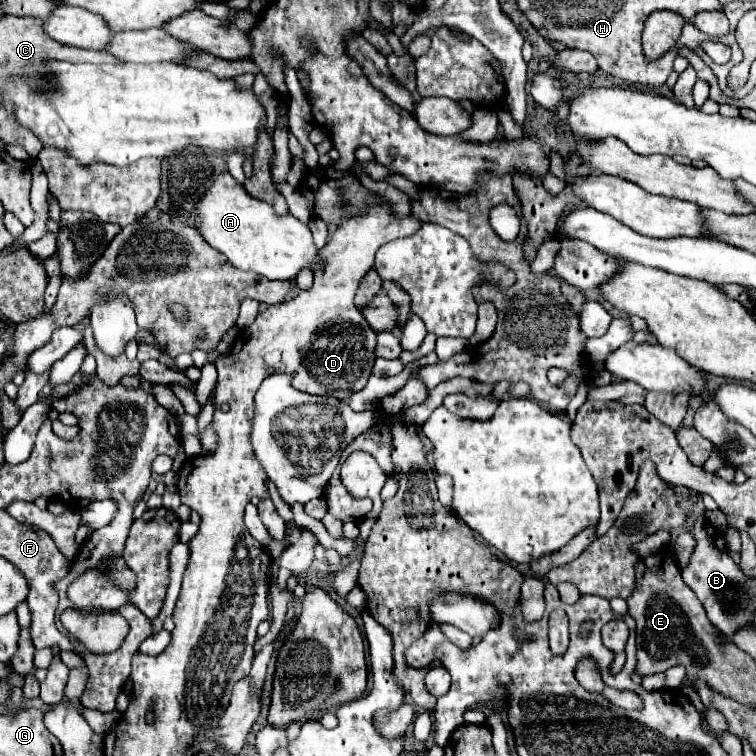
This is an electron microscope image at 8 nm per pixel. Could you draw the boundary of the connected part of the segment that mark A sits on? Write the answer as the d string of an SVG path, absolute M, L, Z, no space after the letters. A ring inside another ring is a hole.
M229 172L219 174L215 178L215 184L207 188L205 198L197 204L195 216L197 216L195 222L199 224L199 234L205 238L205 242L209 246L213 246L215 250L223 252L227 256L227 260L239 270L253 270L269 280L295 280L299 276L299 272L305 268L311 272L325 268L325 262L313 244L311 230L295 216L291 216L291 214L279 216L271 204L249 196L243 186L235 184L235 180Z

